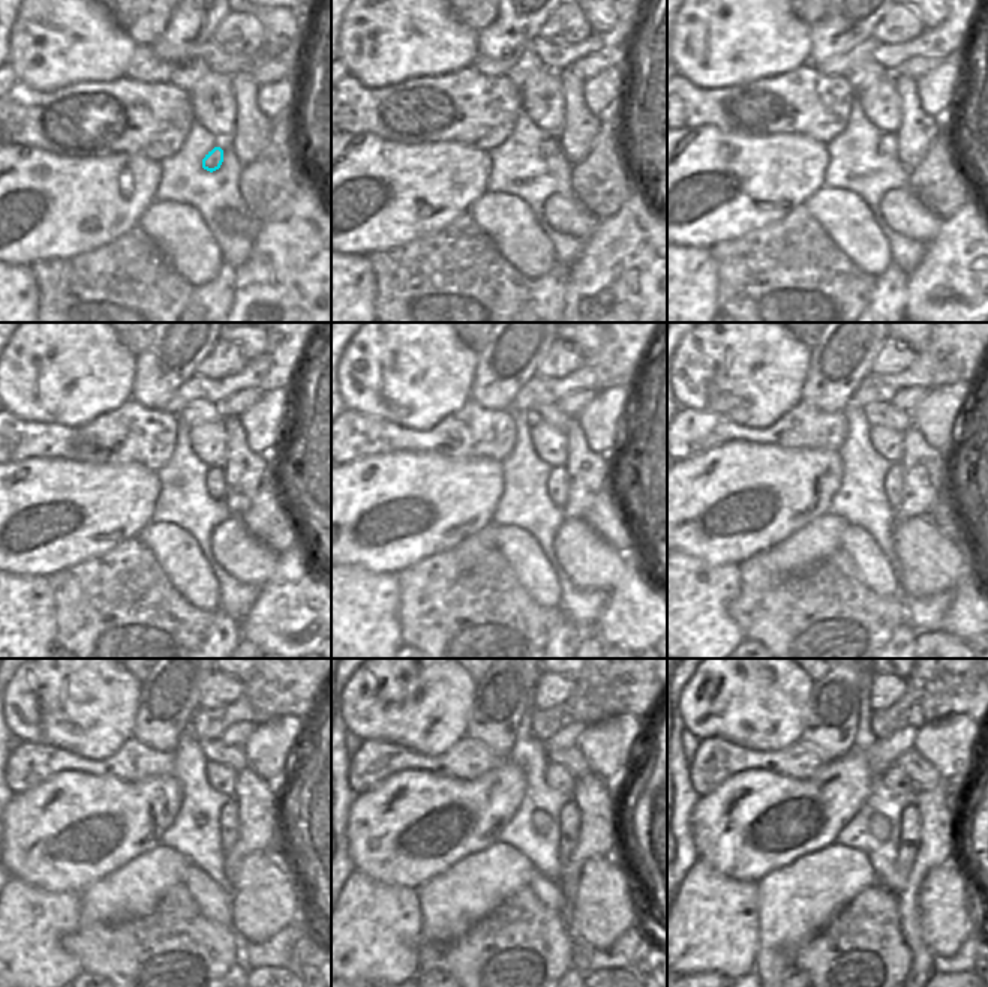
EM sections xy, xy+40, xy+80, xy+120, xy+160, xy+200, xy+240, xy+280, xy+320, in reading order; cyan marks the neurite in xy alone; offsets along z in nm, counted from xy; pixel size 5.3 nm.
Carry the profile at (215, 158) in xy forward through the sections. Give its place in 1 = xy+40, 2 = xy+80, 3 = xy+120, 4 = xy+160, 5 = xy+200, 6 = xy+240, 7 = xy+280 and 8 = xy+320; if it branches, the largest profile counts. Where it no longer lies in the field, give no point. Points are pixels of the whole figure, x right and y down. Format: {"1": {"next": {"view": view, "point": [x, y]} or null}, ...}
{"1": {"next": {"view": "xy+40", "point": [550, 146]}}, "2": {"next": {"view": "xy+80", "point": [888, 146]}}, "3": {"next": {"view": "xy+120", "point": [216, 479]}}, "4": {"next": {"view": "xy+160", "point": [556, 482]}}, "5": {"next": {"view": "xy+200", "point": [894, 482]}}, "6": {"next": {"view": "xy+240", "point": [228, 821]}}, "7": {"next": {"view": "xy+280", "point": [568, 815]}}, "8": {"next": {"view": "xy+320", "point": [909, 839]}}}

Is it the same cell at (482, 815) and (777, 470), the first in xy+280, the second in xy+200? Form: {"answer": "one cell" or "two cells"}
{"answer": "one cell"}

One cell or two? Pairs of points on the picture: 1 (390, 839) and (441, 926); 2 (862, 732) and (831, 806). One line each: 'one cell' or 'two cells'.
1: two cells
2: two cells

